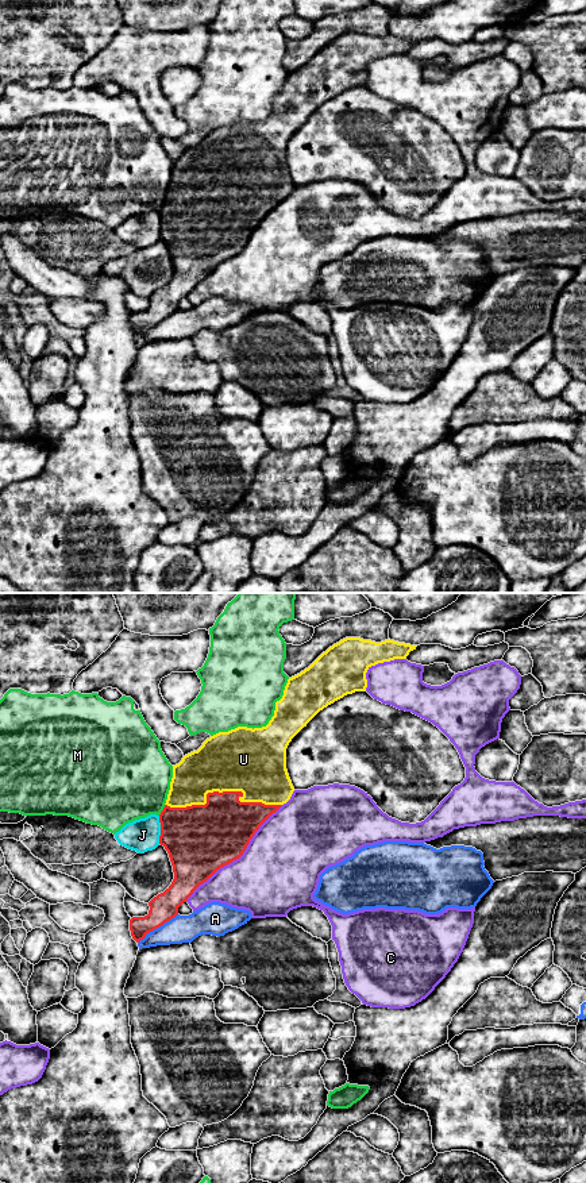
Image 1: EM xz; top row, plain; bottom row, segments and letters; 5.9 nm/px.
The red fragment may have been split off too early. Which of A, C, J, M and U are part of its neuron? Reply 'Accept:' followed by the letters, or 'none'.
Accept: U

